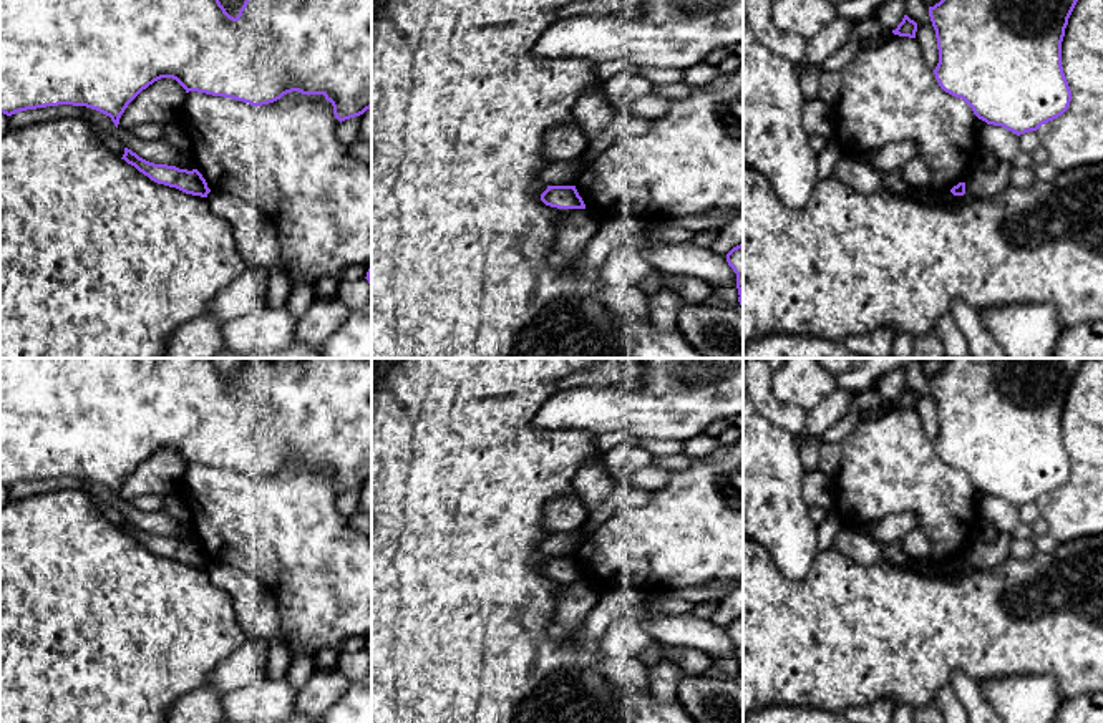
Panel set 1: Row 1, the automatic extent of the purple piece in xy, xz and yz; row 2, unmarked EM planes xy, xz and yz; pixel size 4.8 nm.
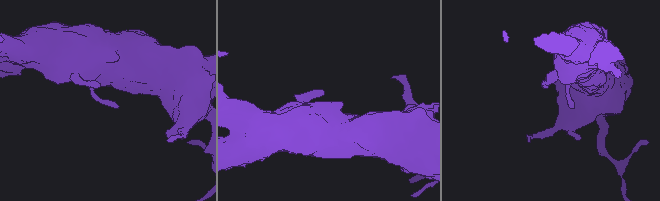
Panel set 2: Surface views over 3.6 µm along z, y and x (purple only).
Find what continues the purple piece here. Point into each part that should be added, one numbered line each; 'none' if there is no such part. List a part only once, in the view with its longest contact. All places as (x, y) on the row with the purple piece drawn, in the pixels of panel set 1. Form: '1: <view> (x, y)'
none

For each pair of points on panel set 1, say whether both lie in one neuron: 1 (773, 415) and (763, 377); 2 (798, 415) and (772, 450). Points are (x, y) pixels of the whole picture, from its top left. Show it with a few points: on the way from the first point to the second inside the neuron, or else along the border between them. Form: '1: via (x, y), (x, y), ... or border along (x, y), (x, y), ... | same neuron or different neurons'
1: via (768, 405), (763, 400), (763, 387) | same neuron
2: border along (760, 413), (793, 435) | different neurons

